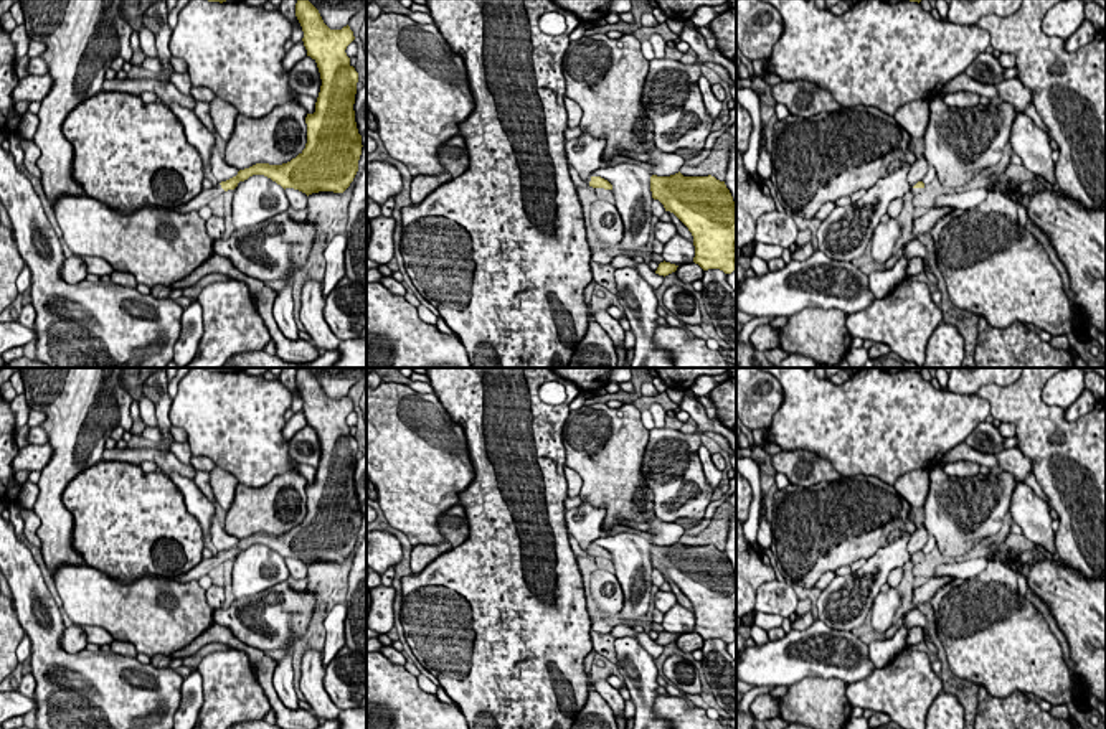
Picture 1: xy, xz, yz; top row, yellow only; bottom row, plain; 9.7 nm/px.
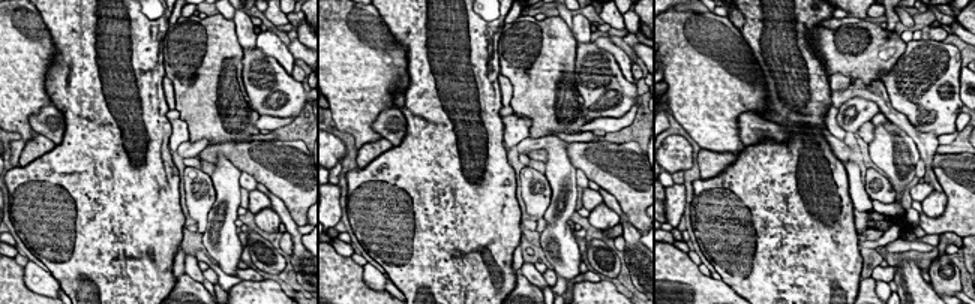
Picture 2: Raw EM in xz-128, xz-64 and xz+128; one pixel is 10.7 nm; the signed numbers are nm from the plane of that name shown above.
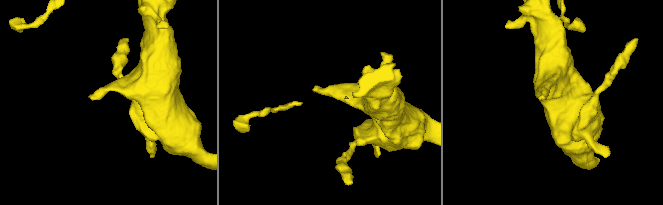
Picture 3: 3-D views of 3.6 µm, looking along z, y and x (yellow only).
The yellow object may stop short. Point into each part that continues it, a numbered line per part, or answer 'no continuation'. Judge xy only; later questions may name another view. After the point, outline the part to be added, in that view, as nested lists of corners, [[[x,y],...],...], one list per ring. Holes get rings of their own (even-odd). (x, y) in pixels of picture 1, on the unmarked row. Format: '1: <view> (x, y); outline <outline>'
1: xy (202, 569); outline [[[221,554],[213,556],[210,559],[201,559],[193,569],[190,569],[187,574],[168,579],[177,582],[191,582],[200,581],[201,577],[208,576],[210,571],[220,567],[225,562]]]

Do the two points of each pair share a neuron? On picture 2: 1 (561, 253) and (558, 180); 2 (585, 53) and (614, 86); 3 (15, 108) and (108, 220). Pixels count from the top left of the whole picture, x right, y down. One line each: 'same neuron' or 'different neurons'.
1: same neuron
2: same neuron
3: different neurons

